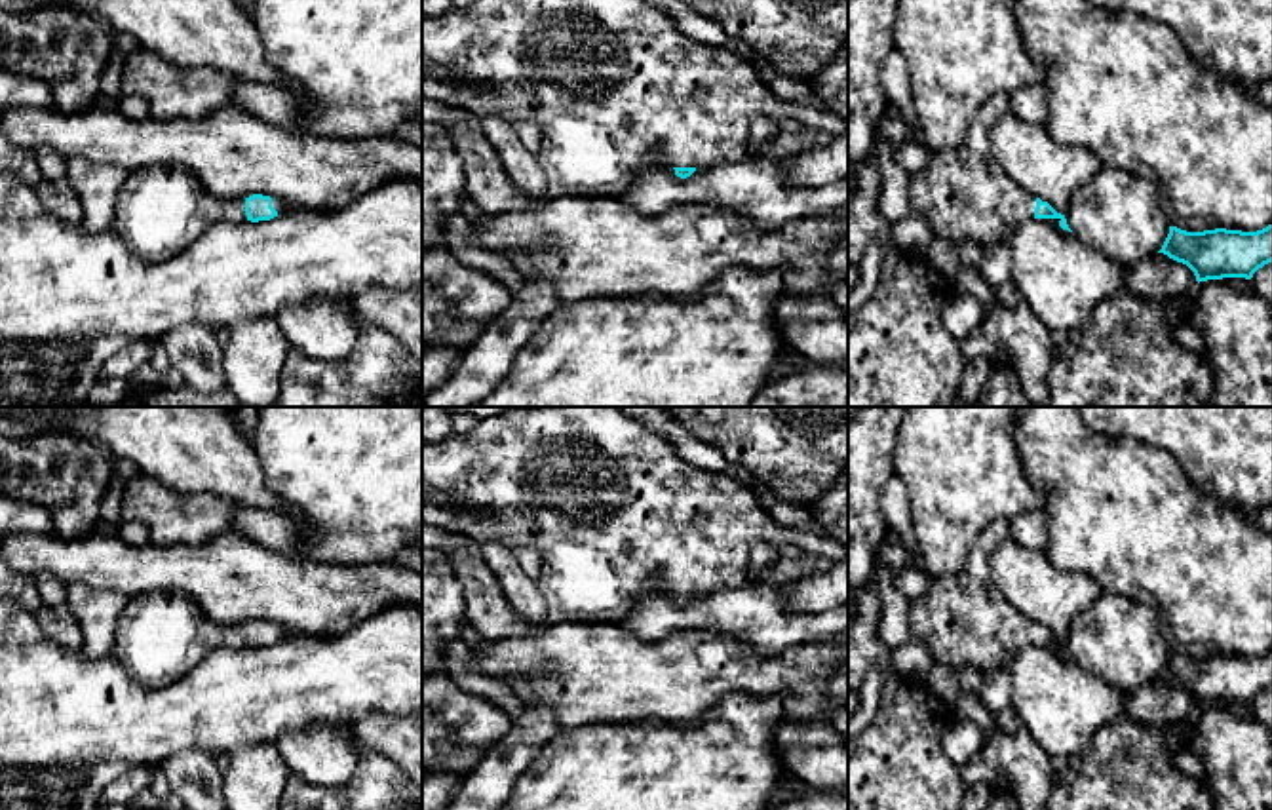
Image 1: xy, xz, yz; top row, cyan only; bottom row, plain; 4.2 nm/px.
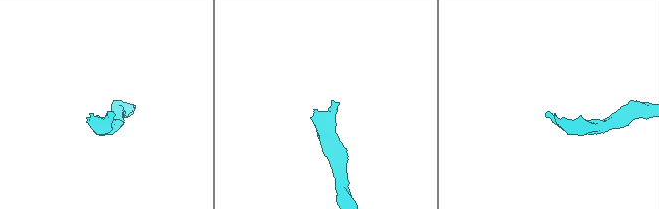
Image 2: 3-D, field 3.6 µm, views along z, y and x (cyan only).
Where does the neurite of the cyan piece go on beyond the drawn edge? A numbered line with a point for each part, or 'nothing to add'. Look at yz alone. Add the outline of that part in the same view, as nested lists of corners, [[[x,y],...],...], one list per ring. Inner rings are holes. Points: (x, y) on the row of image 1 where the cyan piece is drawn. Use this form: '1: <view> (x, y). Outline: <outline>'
1: yz (964, 194). Outline: [[[1008,93],[989,97],[958,148],[932,150],[926,167],[909,175],[909,215],[922,217],[935,238],[985,249],[1034,219],[1036,196],[1013,183],[991,150],[991,129],[1008,110]]]

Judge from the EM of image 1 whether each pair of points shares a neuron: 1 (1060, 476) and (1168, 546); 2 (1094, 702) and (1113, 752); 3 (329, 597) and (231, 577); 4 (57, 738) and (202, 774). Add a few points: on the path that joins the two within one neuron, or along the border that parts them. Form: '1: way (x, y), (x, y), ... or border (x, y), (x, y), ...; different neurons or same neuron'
1: way (1086, 480), (1141, 529); same neuron
2: border (1122, 710), (1094, 736), (1080, 755); different neurons
3: way (305, 597), (255, 582); same neuron
4: border (206, 753), (183, 750), (162, 765); different neurons

